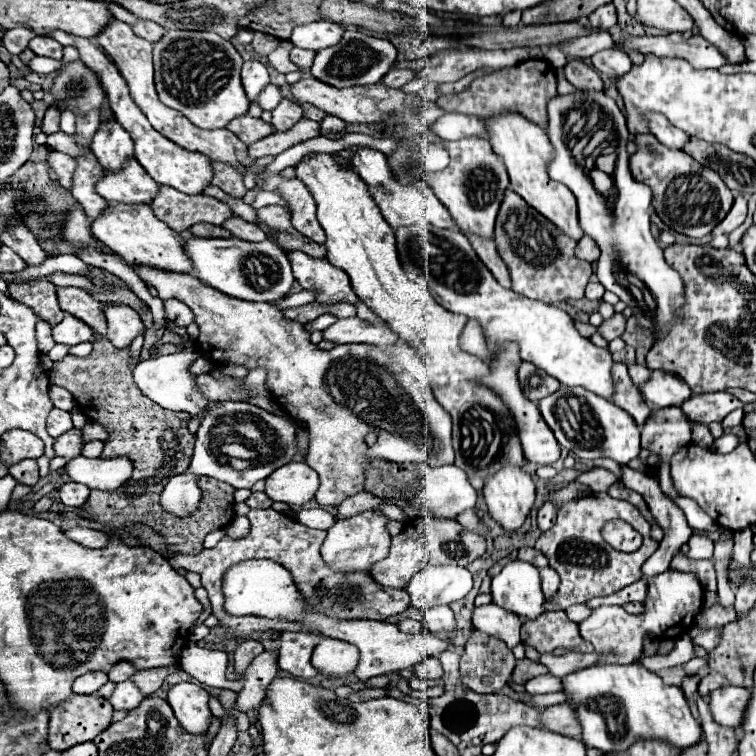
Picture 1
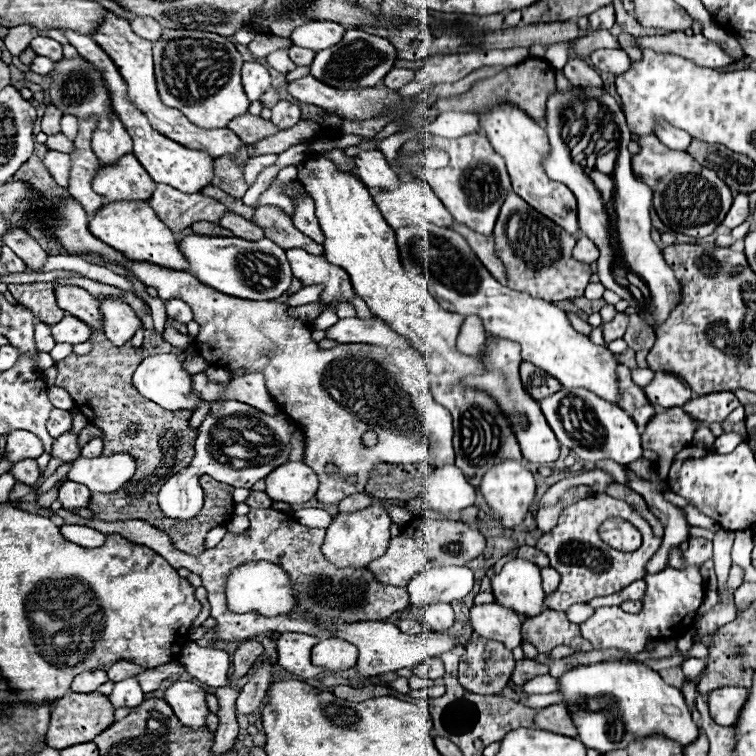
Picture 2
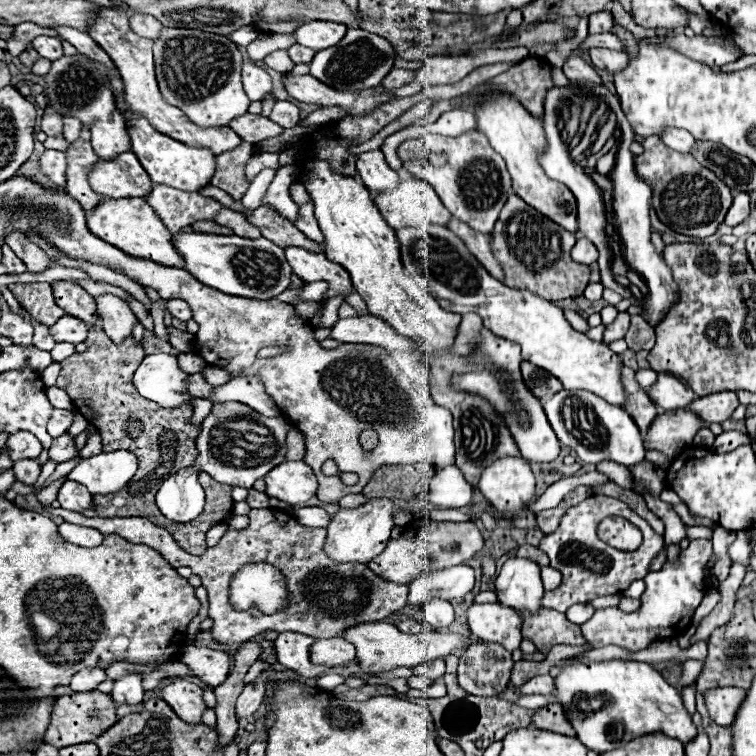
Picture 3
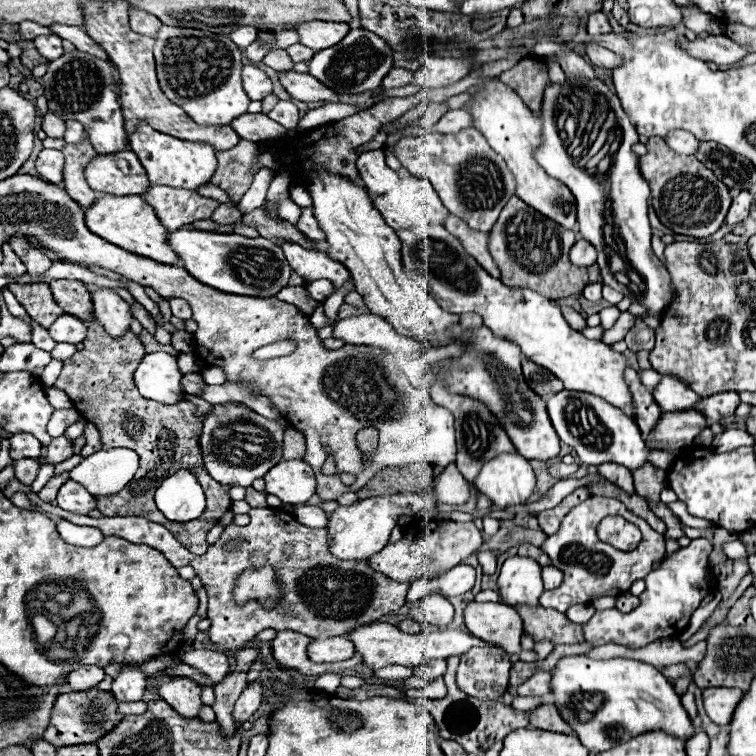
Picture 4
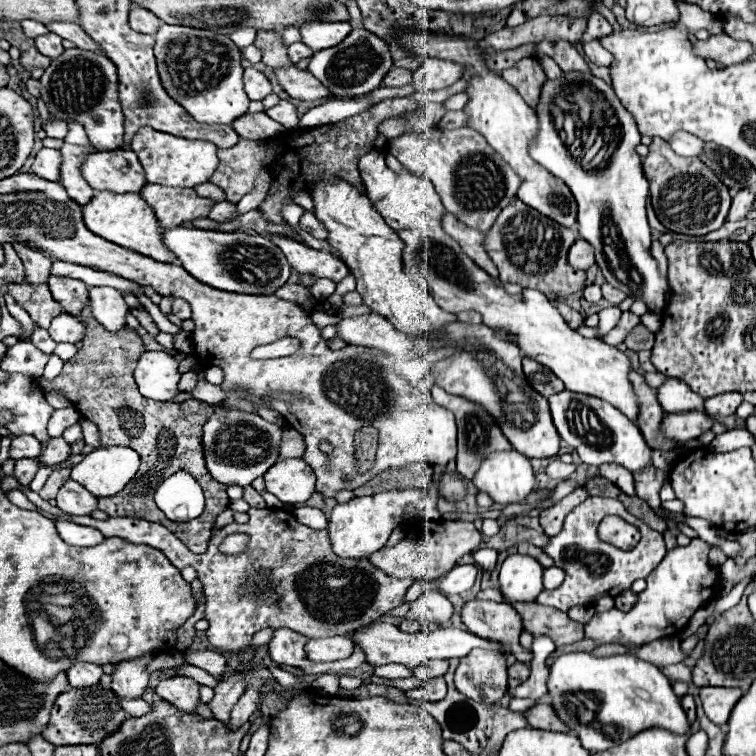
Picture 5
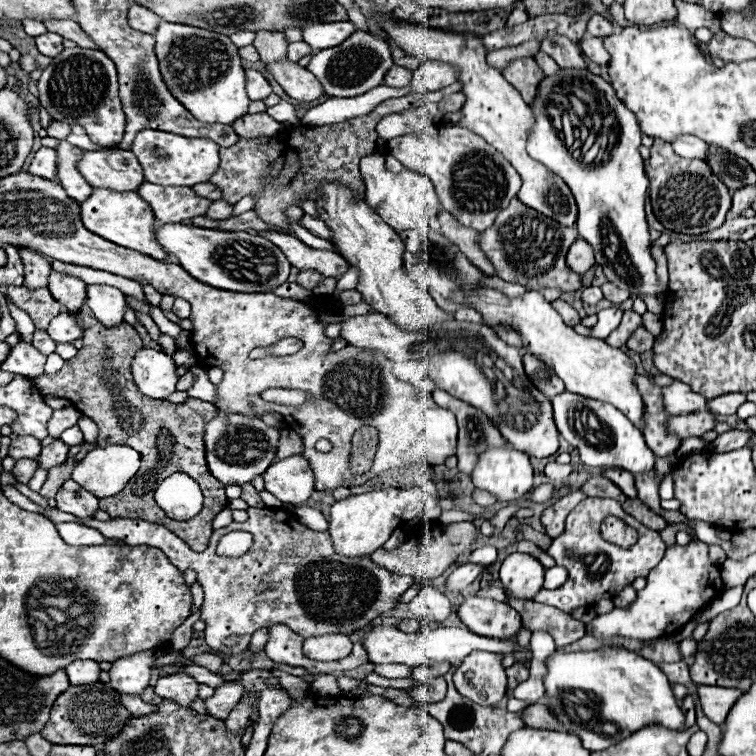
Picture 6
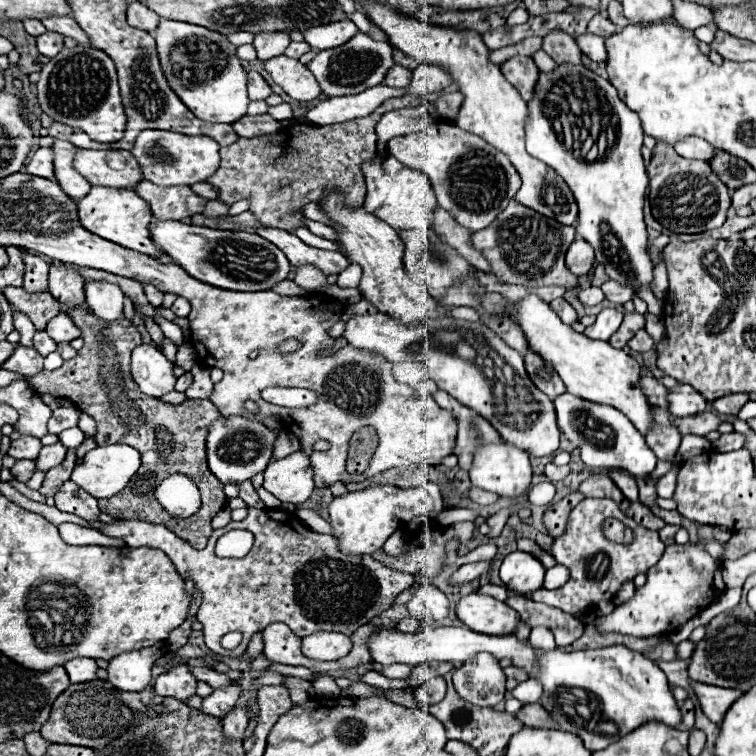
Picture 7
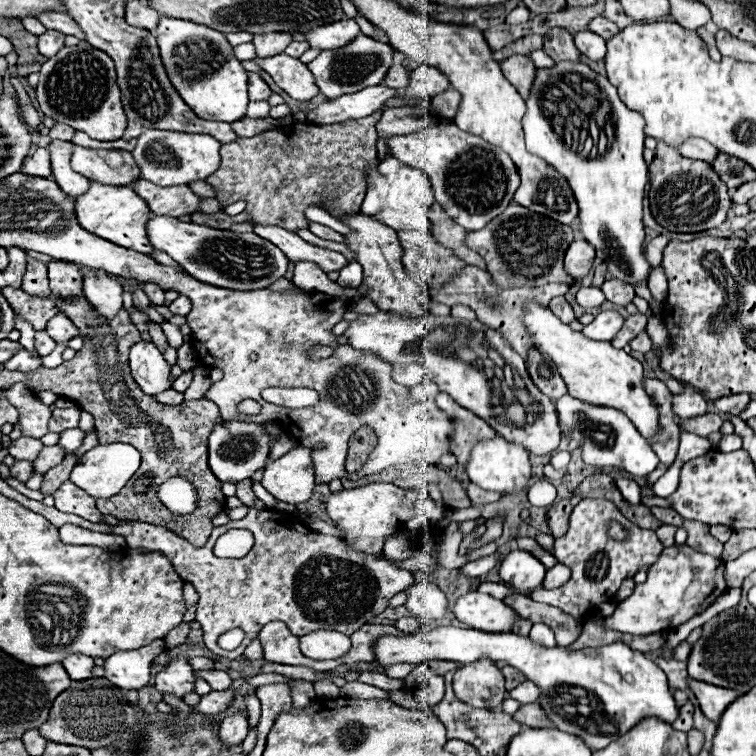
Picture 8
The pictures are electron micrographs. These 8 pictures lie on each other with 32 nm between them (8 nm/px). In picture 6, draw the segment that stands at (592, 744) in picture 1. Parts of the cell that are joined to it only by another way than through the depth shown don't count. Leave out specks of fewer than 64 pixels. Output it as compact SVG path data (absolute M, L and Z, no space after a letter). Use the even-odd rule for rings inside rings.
M626 648L562 652L554 650L546 660L544 674L544 704L554 718L580 736L584 748L600 752L630 736L648 724L662 724L670 730L680 730L684 714L672 694L672 686L664 672L650 660Z

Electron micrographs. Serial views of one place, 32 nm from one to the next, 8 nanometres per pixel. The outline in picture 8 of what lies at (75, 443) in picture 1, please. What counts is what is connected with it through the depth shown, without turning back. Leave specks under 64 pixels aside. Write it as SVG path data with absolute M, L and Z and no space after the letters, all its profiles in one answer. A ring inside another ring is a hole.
M44 446L44 450L40 452L40 456L32 462L32 464L34 464L34 472L36 472L36 474L44 474L44 472L48 472L50 468L58 466L62 460L64 460L62 448Z

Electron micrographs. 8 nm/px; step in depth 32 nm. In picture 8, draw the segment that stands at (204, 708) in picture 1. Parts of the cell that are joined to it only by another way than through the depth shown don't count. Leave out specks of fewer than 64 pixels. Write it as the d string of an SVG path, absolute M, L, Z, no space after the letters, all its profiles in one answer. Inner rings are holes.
M184 656L170 658L170 662L164 666L162 672L156 674L154 680L156 680L154 686L160 692L174 692L180 698L186 692L194 690L194 670L188 664L188 658L184 658Z

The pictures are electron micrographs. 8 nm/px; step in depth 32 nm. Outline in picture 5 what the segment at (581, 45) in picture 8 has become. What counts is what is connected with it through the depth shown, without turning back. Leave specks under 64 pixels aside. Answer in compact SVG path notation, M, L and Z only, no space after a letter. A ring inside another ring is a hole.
M586 40L586 42L582 42L582 48L584 48L584 54L588 56L588 60L598 66L610 66L614 60L610 56L610 52L606 52L606 48L602 48L600 40Z

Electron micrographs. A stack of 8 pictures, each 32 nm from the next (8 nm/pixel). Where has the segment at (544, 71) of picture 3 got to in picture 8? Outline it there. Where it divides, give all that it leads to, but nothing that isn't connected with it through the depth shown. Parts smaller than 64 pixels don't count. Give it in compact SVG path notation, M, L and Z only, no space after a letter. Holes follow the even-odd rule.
M514 54L506 60L502 60L500 68L502 68L502 74L508 78L508 82L516 86L516 90L522 94L522 98L526 98L530 84L534 80L534 72L536 72L536 66L532 64L532 60L528 56Z

